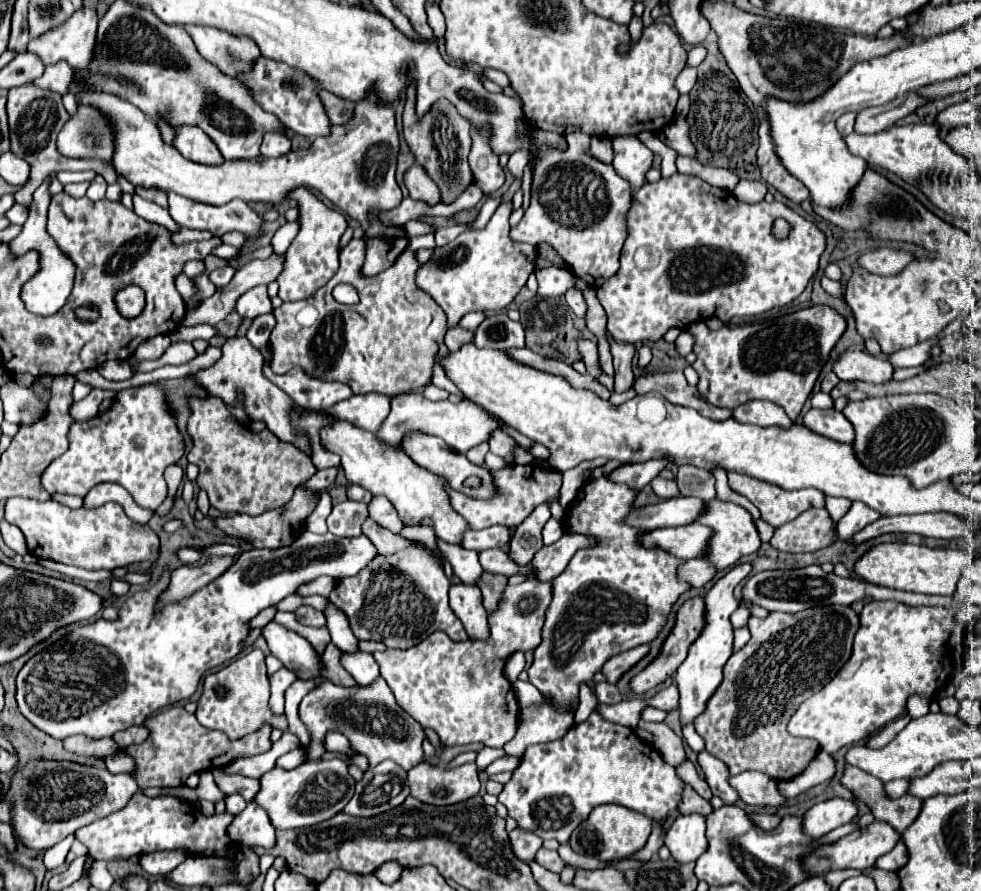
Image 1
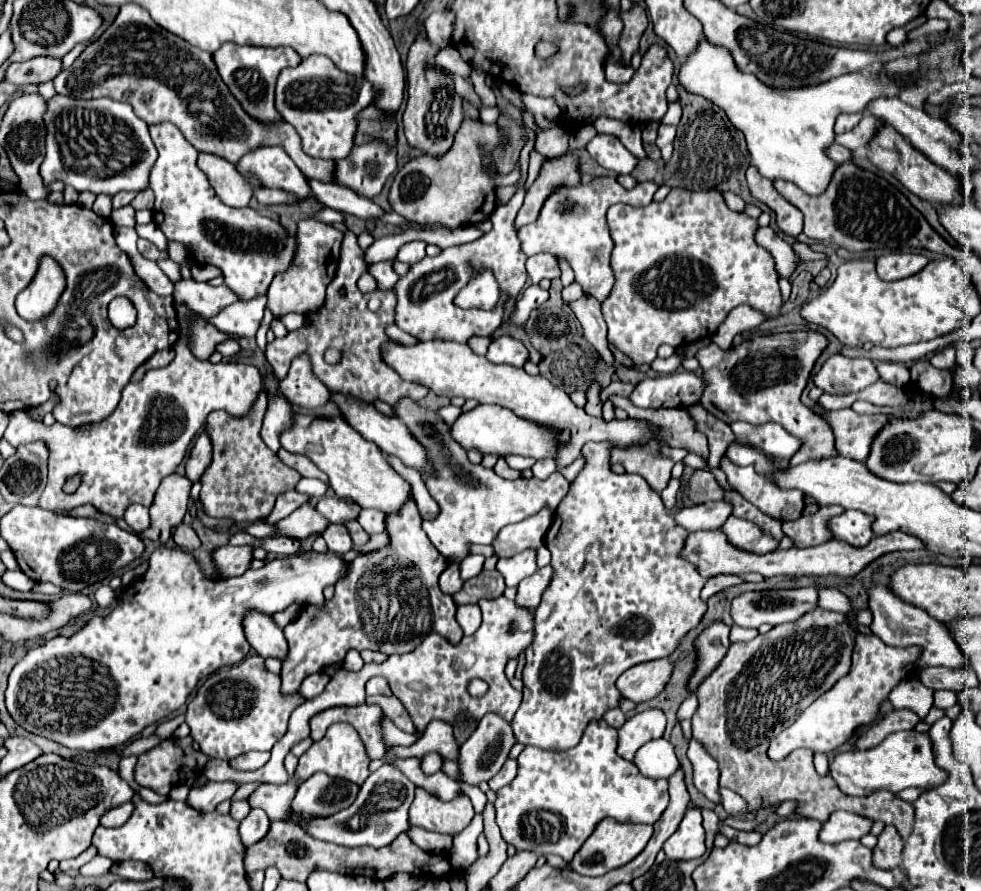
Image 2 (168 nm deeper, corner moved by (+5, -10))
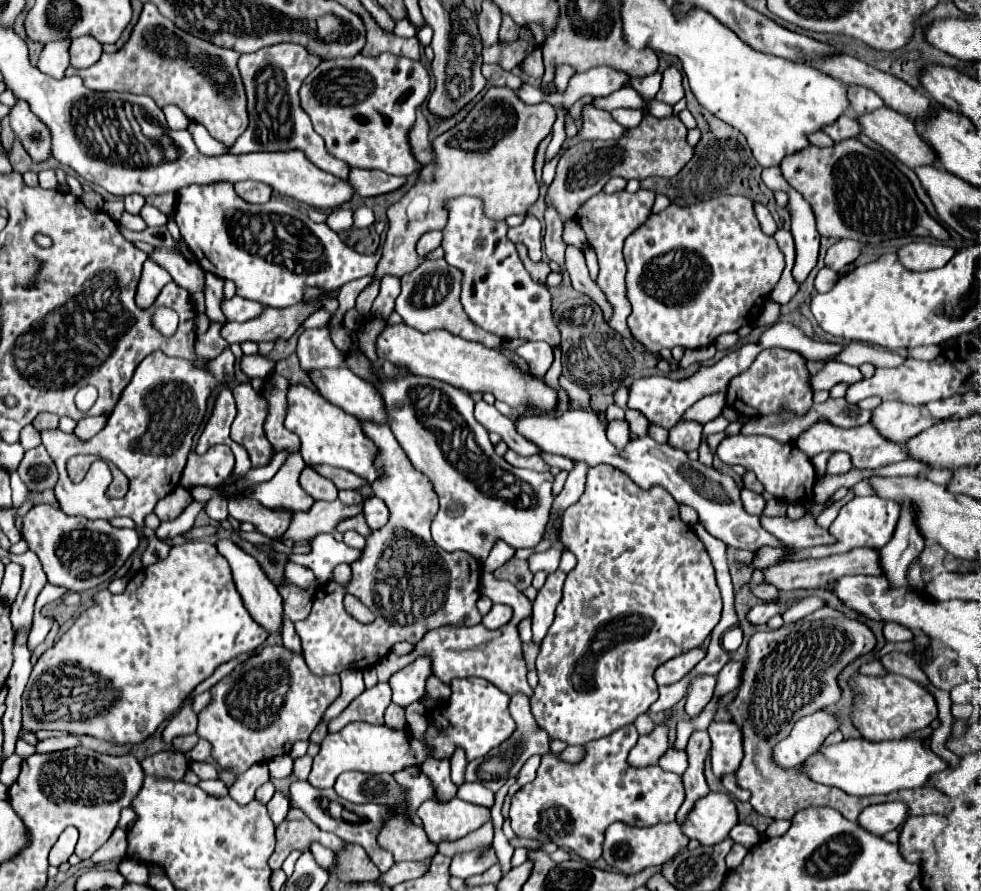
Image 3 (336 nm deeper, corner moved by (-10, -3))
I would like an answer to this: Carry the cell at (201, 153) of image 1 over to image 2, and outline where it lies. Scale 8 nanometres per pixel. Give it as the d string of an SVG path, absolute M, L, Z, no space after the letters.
M199 154L199 168L209 176L219 200L231 208L245 208L253 198L249 184L235 172L233 164L211 154Z

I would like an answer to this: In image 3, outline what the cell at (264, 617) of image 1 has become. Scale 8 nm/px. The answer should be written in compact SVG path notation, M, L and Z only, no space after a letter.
M290 585L286 589L282 587L280 595L284 599L284 615L290 621L302 621L310 615L312 597L306 591L302 591L300 587L296 587L296 585Z

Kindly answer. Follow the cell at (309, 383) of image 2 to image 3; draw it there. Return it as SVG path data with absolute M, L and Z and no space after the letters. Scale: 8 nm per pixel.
M326 327L306 329L298 337L296 355L300 359L300 367L306 375L310 375L316 369L332 369L332 367L340 367L344 363L344 351L340 351L332 343L330 331Z

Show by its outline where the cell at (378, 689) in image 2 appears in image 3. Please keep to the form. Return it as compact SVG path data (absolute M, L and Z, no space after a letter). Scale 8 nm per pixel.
M418 659L410 663L408 667L400 669L396 675L390 677L392 687L392 701L400 707L408 707L410 703L418 701L426 695L426 689L422 689L422 683L430 677L430 661Z

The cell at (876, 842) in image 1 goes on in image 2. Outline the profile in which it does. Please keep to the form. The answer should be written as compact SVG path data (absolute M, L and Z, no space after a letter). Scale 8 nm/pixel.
M885 826L877 846L873 848L873 864L877 864L877 868L883 868L883 870L897 868L901 864L903 848L905 848L905 842L897 832L897 828Z

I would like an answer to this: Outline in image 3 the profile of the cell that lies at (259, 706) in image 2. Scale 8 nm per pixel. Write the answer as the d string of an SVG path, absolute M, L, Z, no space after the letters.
M270 645L236 665L230 675L210 689L210 695L210 703L198 715L198 735L212 743L212 757L220 767L230 767L234 775L240 775L254 763L266 763L276 755L286 755L296 741L308 739L328 705L340 695L340 679L338 675L316 677L308 671L300 653L292 653L282 645Z

